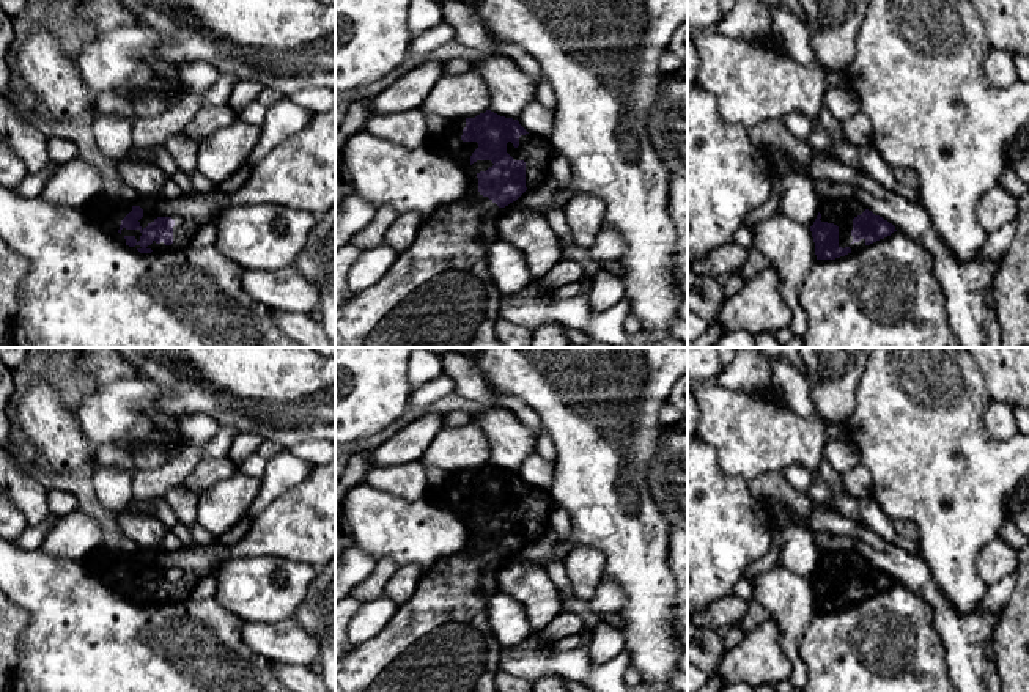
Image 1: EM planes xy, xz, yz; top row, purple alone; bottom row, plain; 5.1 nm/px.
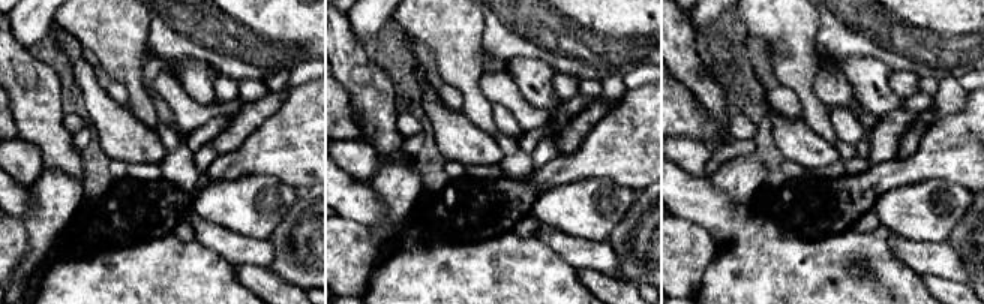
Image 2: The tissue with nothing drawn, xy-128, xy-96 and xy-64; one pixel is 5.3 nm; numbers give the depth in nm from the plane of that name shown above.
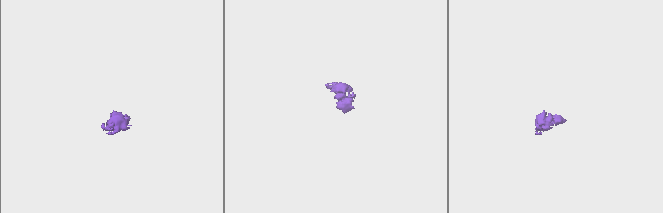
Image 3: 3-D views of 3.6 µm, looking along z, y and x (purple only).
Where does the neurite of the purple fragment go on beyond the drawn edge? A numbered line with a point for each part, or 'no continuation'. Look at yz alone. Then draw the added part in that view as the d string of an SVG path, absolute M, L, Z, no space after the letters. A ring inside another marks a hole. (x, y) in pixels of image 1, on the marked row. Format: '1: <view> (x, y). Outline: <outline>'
1: yz (840, 213). Outline: M826 198L820 201L821 222L834 223L839 226L839 247L850 247L851 252L859 252L865 247L865 239L853 241L853 219L861 215L865 206L856 198L834 200Z

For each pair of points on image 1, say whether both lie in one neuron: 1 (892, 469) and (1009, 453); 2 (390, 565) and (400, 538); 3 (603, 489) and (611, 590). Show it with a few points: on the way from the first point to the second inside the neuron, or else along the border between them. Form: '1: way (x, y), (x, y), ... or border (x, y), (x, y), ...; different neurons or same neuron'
1: way (921, 469), (981, 469); same neuron
2: border (378, 559), (392, 557), (400, 565); different neurons
3: border (604, 576), (625, 596), (620, 612); different neurons

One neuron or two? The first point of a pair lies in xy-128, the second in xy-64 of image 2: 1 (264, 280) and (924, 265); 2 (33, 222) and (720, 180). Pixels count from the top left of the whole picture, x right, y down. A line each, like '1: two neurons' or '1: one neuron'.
1: two neurons
2: one neuron

